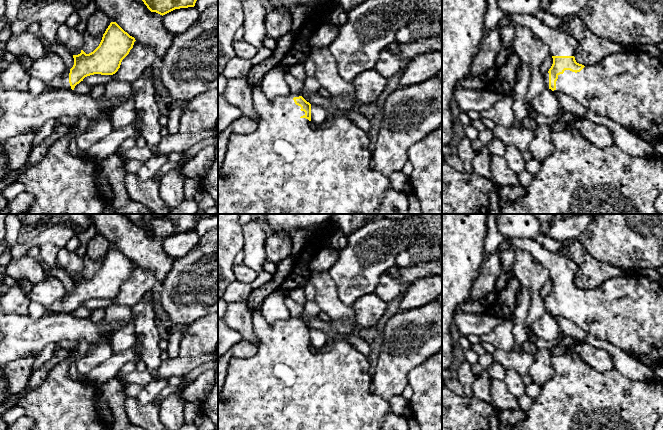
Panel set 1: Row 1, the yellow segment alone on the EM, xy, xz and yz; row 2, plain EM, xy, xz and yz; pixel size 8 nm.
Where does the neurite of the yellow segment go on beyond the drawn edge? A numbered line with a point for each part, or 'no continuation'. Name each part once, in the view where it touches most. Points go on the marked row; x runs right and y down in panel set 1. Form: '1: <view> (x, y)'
1: yz (627, 87)

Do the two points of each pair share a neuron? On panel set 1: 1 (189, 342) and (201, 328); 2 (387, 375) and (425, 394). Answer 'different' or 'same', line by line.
1: same
2: different

